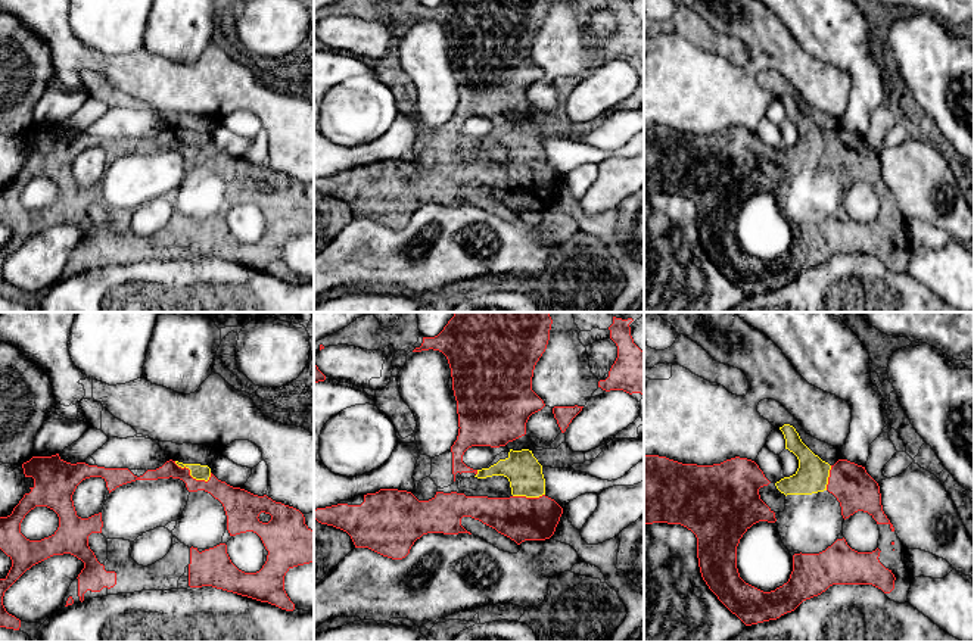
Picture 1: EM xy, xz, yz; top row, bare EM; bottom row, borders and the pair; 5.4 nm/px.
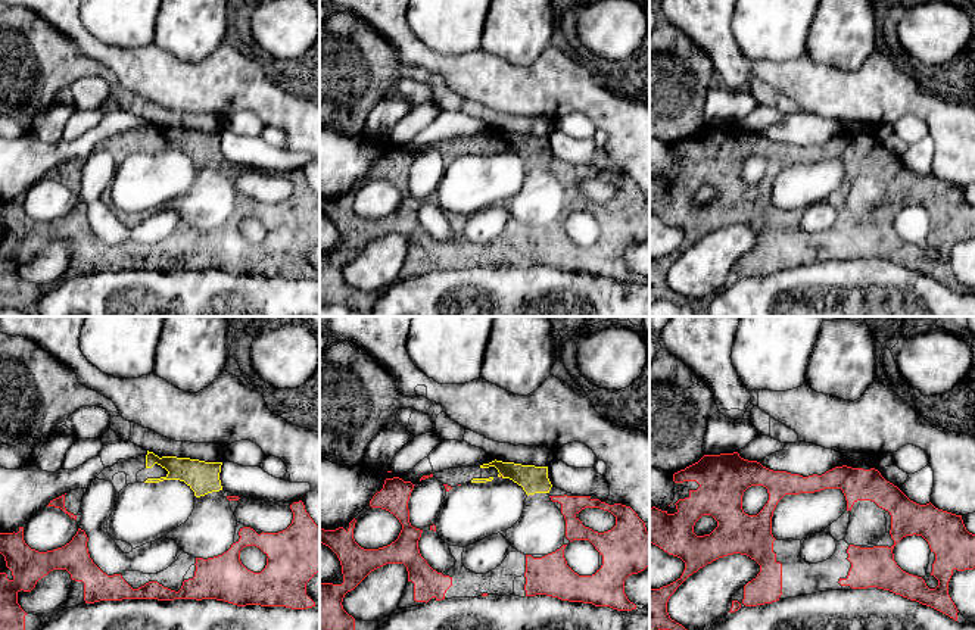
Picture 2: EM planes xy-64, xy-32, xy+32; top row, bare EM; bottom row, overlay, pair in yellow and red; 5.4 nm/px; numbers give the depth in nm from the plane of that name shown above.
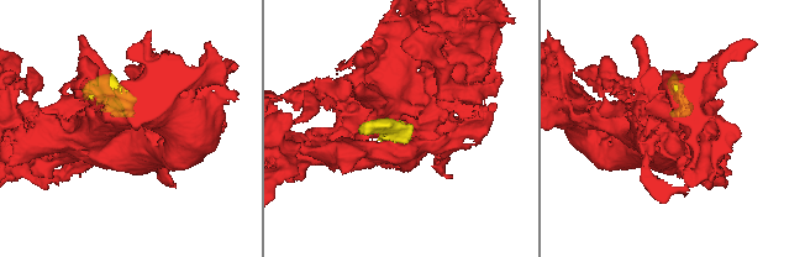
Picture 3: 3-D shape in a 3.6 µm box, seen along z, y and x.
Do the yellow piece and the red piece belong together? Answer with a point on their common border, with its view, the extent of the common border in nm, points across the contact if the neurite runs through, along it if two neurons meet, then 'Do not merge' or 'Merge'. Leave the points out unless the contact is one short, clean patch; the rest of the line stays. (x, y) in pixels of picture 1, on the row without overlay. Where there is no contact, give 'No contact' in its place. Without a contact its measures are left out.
Touches yellow at xy (192, 146). Shared border 220 nm. Merge

